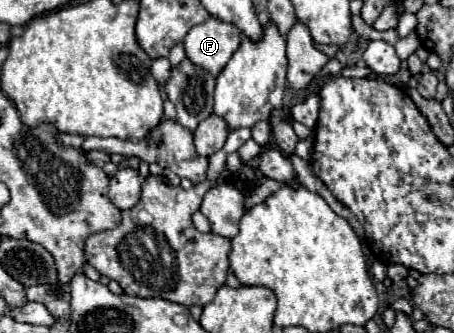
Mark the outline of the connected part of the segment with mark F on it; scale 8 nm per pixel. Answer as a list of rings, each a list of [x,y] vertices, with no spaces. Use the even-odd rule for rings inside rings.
[[[209,17],[205,23],[199,23],[185,35],[183,45],[193,65],[219,75],[219,71],[239,47],[241,35],[243,33],[233,23]]]

